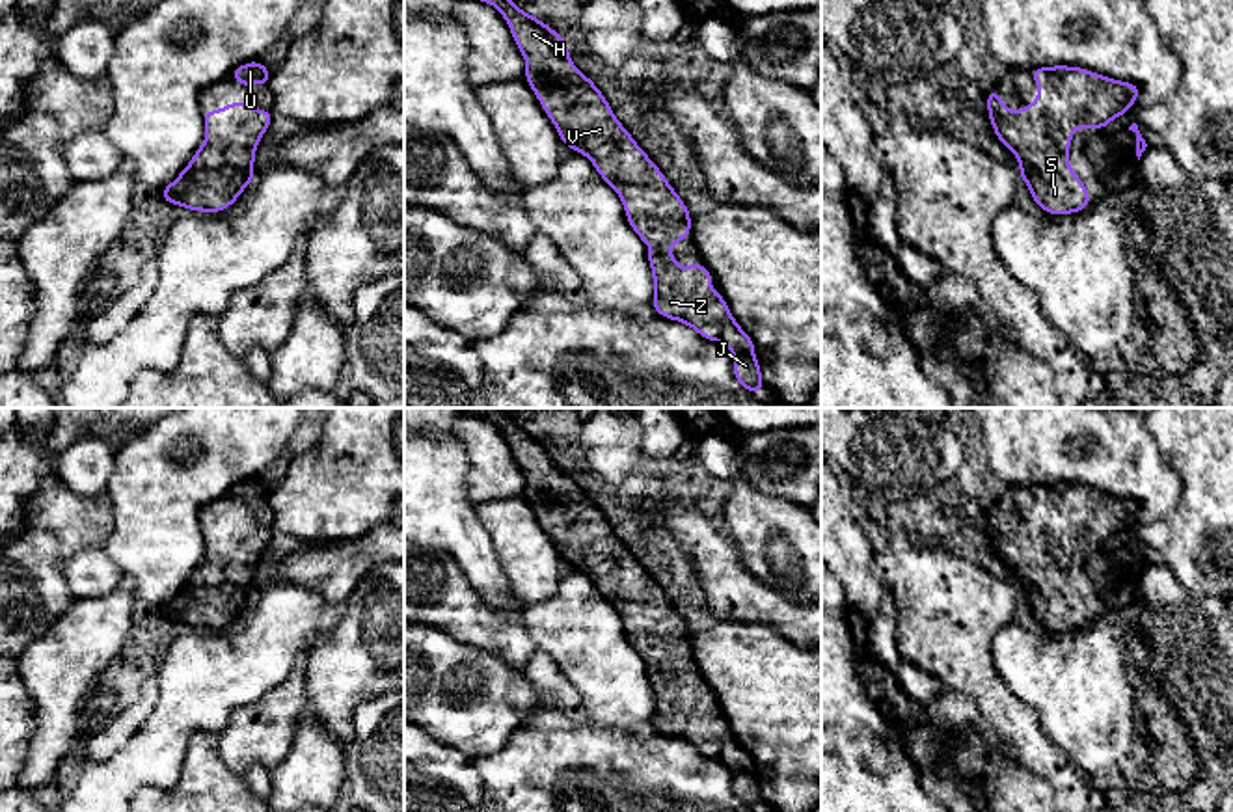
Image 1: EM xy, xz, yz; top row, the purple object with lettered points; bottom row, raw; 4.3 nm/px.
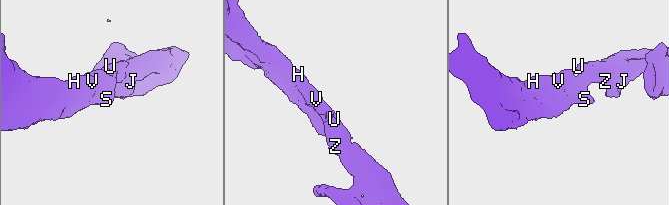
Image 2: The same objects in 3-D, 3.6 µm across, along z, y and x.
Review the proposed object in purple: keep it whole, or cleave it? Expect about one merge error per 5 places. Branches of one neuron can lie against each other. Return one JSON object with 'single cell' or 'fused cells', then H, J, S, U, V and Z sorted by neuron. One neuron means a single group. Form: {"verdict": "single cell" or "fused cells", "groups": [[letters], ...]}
{"verdict": "single cell", "groups": [["H", "J", "S", "U", "V", "Z"]]}

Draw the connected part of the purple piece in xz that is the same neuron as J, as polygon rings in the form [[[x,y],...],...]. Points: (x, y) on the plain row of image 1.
[[[507,408],[458,410],[492,421],[505,434],[527,480],[523,497],[562,561],[585,572],[620,613],[631,646],[648,663],[656,704],[650,723],[656,730],[726,764],[736,773],[732,786],[738,801],[764,810],[752,754],[734,738],[721,710],[710,706],[713,691],[698,680],[682,685],[669,670],[672,661],[691,652],[685,620],[615,535],[596,501],[572,480],[564,454],[514,423]]]

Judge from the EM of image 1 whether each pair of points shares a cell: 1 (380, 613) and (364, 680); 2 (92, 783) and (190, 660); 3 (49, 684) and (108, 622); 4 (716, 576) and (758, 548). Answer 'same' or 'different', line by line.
1: same
2: same
3: same
4: different

